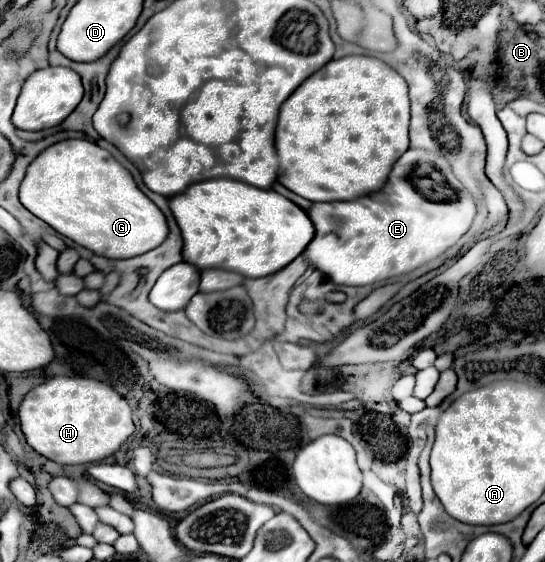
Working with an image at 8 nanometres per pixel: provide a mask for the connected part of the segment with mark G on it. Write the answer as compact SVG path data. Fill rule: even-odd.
M62 140L48 146L28 166L20 202L56 232L106 258L146 254L168 236L164 214L138 190L132 174L110 152L88 140Z

